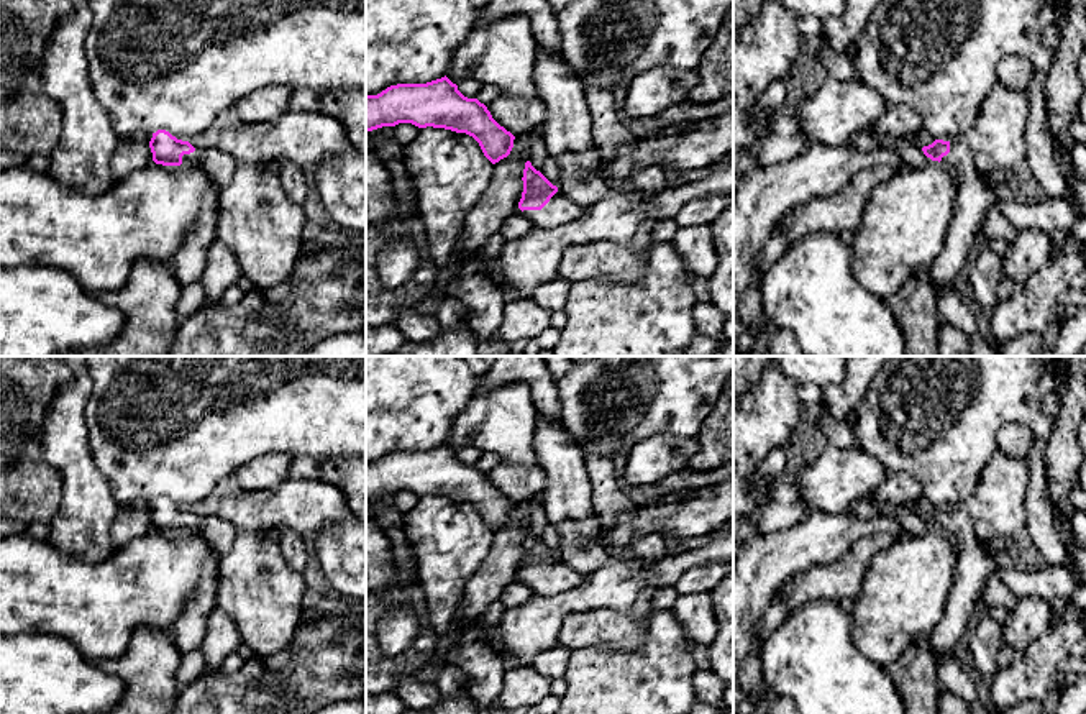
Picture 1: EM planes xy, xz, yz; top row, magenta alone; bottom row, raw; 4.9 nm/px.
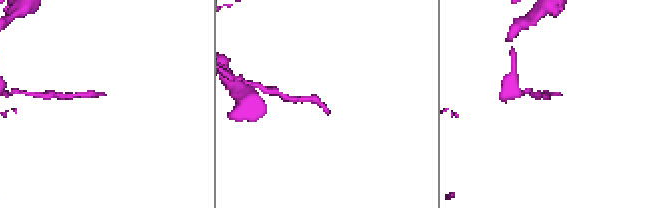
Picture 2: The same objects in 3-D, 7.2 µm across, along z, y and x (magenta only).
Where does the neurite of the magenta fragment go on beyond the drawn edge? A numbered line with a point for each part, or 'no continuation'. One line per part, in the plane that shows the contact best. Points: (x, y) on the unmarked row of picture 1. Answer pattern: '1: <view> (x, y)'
1: xz (560, 578)

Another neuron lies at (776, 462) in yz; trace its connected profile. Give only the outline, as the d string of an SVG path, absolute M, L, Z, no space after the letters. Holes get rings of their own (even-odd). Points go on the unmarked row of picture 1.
M786 446L773 448L758 466L766 481L776 479L789 468L792 468L792 465Z

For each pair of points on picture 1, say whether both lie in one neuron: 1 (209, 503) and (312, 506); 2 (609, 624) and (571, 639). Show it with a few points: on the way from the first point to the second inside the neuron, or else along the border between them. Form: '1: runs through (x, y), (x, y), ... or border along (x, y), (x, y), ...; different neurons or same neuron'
1: runs through (235, 504), (286, 506); same neuron
2: runs through (599, 627), (581, 631); same neuron

